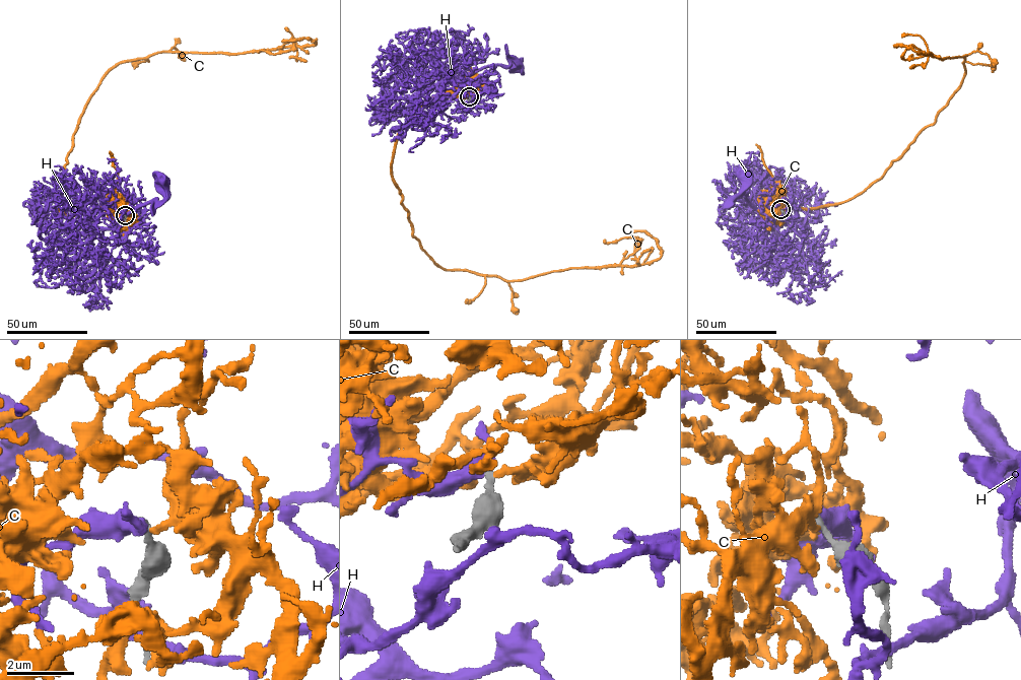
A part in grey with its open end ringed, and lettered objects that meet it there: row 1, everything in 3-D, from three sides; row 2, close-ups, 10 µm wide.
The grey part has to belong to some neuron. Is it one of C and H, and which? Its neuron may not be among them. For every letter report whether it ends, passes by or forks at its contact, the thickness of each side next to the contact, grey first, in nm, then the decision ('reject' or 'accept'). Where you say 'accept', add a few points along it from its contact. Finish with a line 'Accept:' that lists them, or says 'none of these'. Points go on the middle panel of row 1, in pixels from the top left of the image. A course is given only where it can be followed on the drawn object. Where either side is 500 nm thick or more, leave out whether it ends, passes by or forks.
C: it ends | 280/200 nm | reject
H: it passes by | 180/400 nm | reject
Accept: none of these

